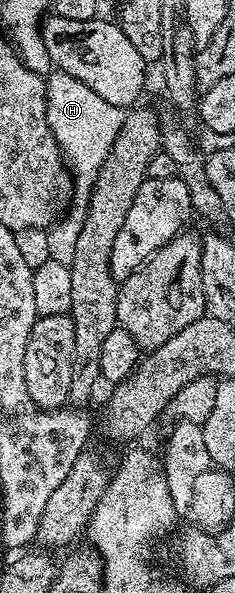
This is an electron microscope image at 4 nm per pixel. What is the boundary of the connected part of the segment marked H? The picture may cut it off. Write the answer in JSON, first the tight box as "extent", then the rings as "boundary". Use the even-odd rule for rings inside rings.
{"extent":[46,72,125,265],"boundary":[[[61,72],[49,73],[46,85],[48,127],[54,140],[60,145],[60,152],[66,159],[69,171],[74,175],[75,202],[75,205],[47,231],[48,252],[51,261],[68,265],[73,262],[75,244],[78,244],[78,232],[84,223],[84,211],[88,205],[88,197],[92,195],[94,180],[110,148],[114,148],[114,140],[124,123],[125,111],[107,100],[102,100],[102,97],[85,83]],[[77,204],[80,206],[76,206]]]}

